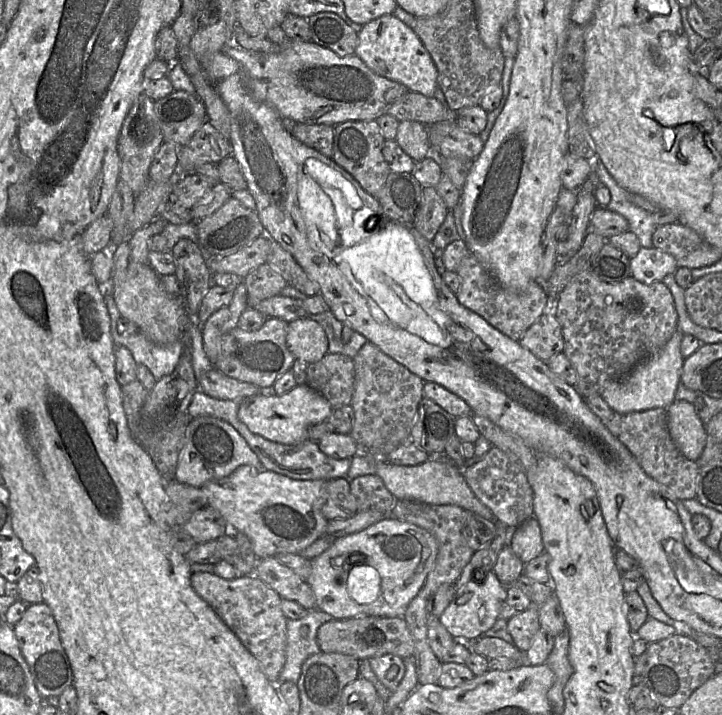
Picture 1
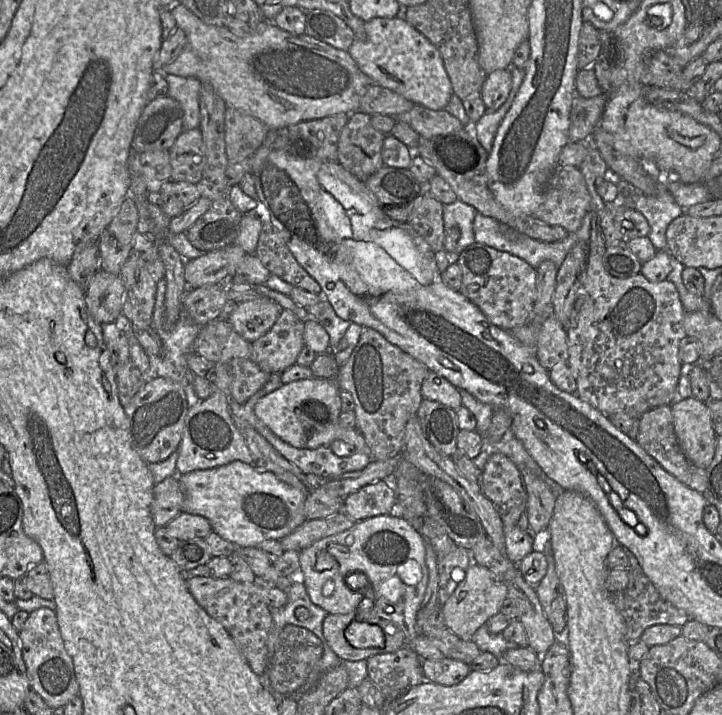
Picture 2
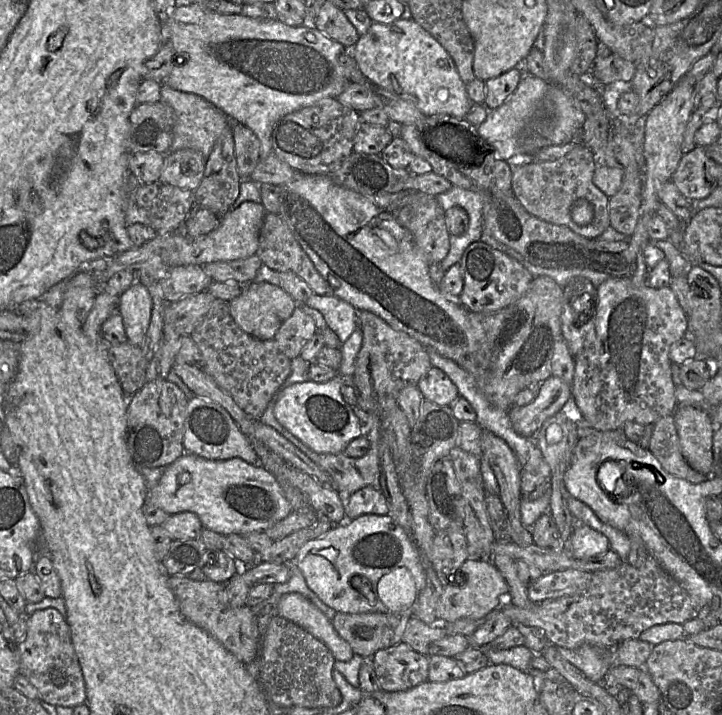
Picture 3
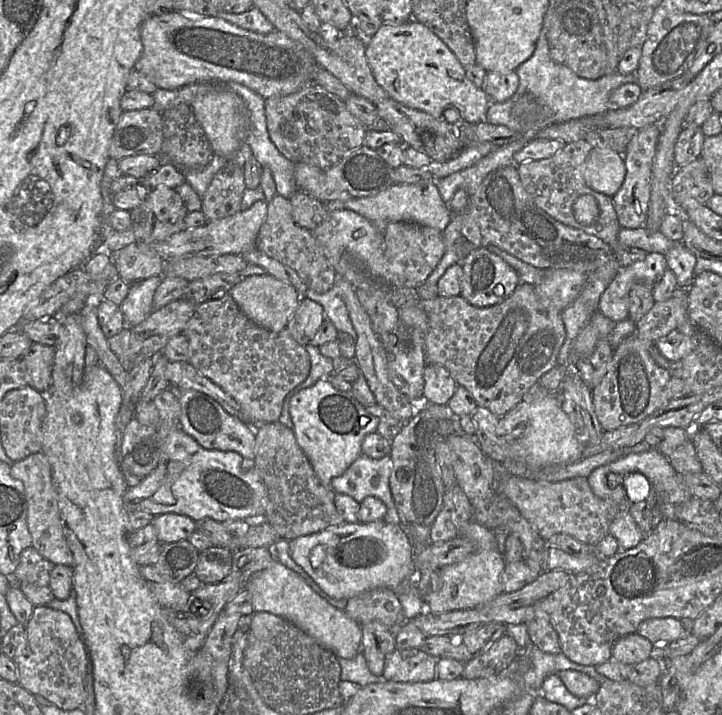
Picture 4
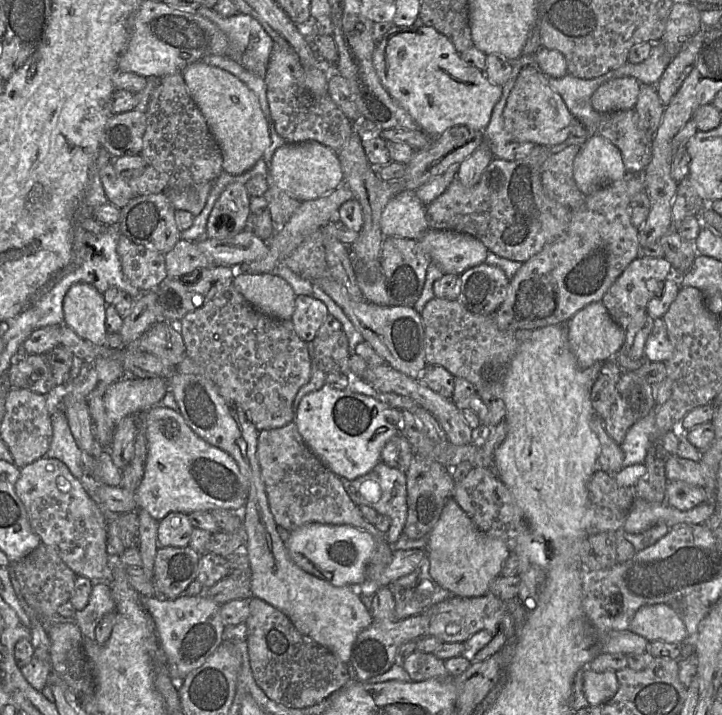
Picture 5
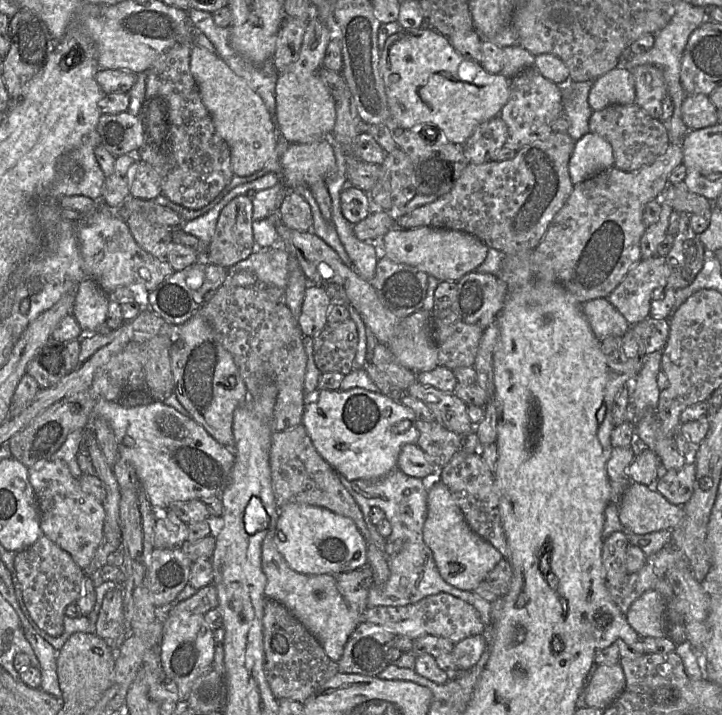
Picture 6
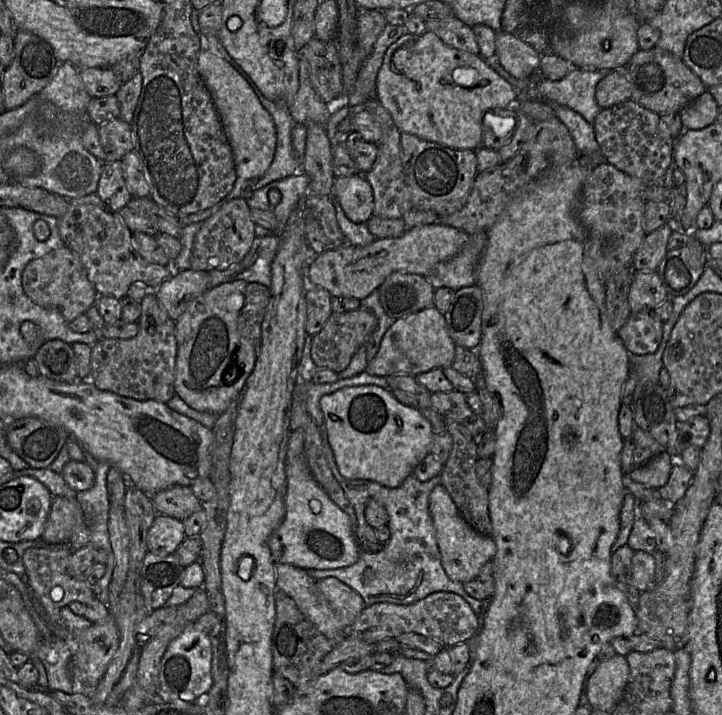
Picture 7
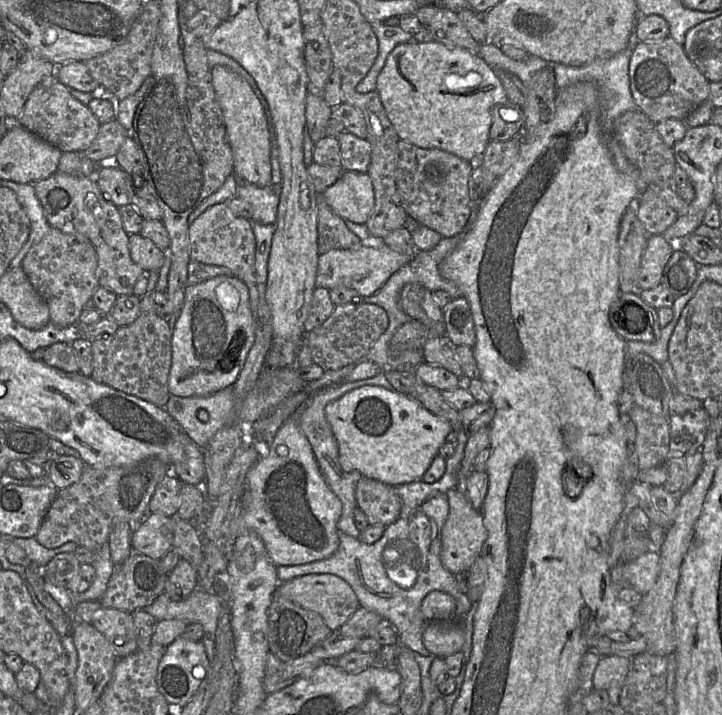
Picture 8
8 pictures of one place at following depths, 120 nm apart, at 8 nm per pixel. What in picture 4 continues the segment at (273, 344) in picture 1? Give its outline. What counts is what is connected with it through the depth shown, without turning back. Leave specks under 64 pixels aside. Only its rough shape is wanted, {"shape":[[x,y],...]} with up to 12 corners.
{"shape":[[301,297],[286,331],[306,347],[325,319],[320,304]]}

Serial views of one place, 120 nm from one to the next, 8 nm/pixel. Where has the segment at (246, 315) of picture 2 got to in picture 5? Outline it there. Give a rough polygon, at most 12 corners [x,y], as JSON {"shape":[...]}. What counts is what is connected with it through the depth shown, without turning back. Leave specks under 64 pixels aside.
{"shape":[[237,272],[233,286],[259,312],[291,320],[296,295],[283,278]]}

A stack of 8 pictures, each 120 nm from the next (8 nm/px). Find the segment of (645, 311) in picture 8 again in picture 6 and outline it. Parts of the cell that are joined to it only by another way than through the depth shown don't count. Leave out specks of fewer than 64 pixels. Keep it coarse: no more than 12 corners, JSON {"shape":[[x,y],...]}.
{"shape":[[648,316],[630,326],[645,355],[663,350],[668,319]]}

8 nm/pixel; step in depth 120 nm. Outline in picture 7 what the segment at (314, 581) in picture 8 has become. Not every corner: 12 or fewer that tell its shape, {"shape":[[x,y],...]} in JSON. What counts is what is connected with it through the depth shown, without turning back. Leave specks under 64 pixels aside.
{"shape":[[336,577],[317,586],[344,628],[366,607],[362,597]]}

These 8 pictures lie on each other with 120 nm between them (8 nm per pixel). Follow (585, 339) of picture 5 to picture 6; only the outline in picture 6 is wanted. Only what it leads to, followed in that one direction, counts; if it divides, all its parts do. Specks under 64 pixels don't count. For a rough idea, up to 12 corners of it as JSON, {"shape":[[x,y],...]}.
{"shape":[[606,298],[582,304],[600,341],[630,327]]}

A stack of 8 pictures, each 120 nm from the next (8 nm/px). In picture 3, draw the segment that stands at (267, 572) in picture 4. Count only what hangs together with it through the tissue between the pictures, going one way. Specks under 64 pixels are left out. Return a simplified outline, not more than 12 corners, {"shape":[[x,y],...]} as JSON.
{"shape":[[300,593],[284,594],[278,615],[322,641],[336,661],[354,656],[332,621]]}

